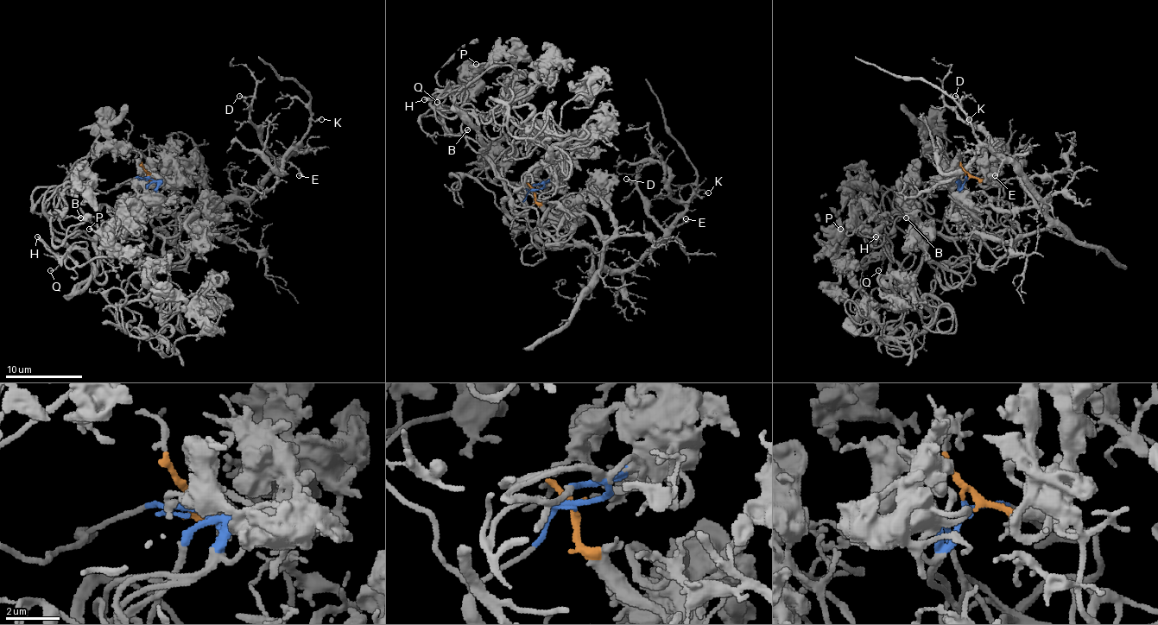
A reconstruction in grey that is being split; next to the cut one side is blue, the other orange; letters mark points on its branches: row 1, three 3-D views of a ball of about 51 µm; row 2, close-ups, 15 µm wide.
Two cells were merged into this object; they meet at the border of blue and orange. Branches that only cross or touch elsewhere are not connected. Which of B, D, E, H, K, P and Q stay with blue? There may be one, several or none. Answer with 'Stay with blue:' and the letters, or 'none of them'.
Stay with blue: B, H, P, Q

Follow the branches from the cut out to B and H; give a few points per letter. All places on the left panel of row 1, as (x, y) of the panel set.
B: (148, 176), (154, 179), (146, 193), (111, 236), (67, 232), (60, 223), (81, 218)
H: (148, 176), (111, 236), (77, 234), (60, 215), (52, 245), (36, 236)

